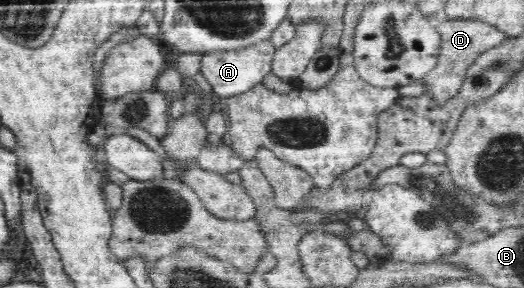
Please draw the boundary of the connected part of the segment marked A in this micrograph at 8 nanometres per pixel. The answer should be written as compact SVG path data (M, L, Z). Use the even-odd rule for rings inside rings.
M260 39L247 47L235 50L215 50L203 54L200 60L200 73L212 86L215 99L218 97L231 97L236 94L251 90L253 86L263 82L263 79L272 73L272 61L277 48L270 39Z

